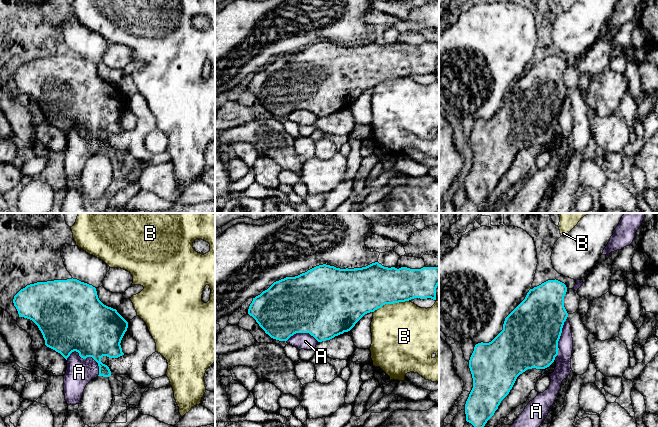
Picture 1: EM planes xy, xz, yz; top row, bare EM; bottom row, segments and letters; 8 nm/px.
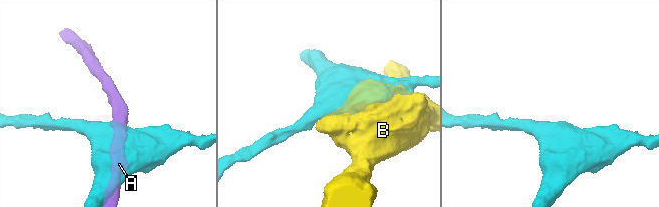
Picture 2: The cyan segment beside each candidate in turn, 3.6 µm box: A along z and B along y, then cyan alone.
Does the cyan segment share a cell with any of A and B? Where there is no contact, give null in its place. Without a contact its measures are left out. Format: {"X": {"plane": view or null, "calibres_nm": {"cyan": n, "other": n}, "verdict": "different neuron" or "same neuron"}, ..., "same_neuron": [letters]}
{"A": {"plane": "xy", "calibres_nm": {"cyan": 440, "other": 220}, "verdict": "same neuron"}, "B": {"plane": "xz", "calibres_nm": {"cyan": 360, "other": 480}, "verdict": "different neuron"}, "same_neuron": ["A"]}

